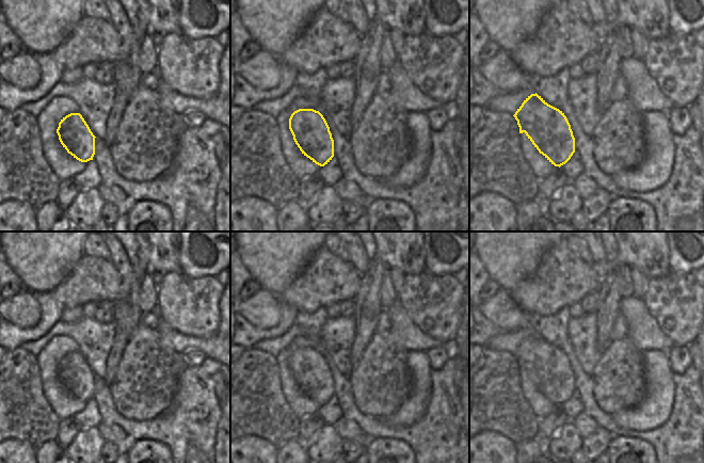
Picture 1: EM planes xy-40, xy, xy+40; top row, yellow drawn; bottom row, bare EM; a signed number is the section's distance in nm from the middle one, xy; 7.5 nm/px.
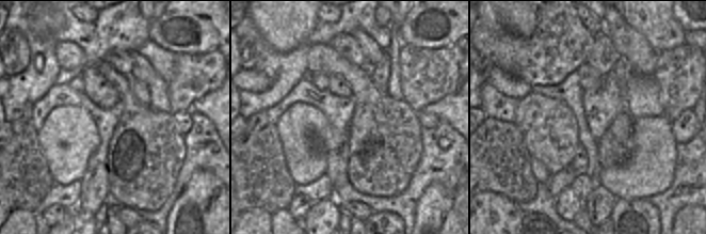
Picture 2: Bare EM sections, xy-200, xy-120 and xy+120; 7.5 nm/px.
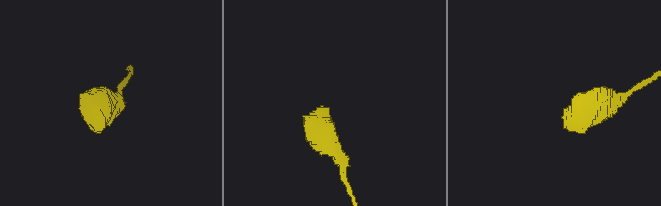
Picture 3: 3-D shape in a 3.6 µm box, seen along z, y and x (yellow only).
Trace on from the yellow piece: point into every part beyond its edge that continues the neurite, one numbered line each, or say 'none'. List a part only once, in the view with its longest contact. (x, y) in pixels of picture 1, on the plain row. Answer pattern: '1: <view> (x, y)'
none

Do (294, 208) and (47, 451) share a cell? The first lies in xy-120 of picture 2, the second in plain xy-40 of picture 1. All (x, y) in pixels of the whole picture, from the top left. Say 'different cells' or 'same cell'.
different cells

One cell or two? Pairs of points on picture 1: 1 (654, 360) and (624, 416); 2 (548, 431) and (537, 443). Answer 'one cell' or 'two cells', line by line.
1: one cell
2: two cells

